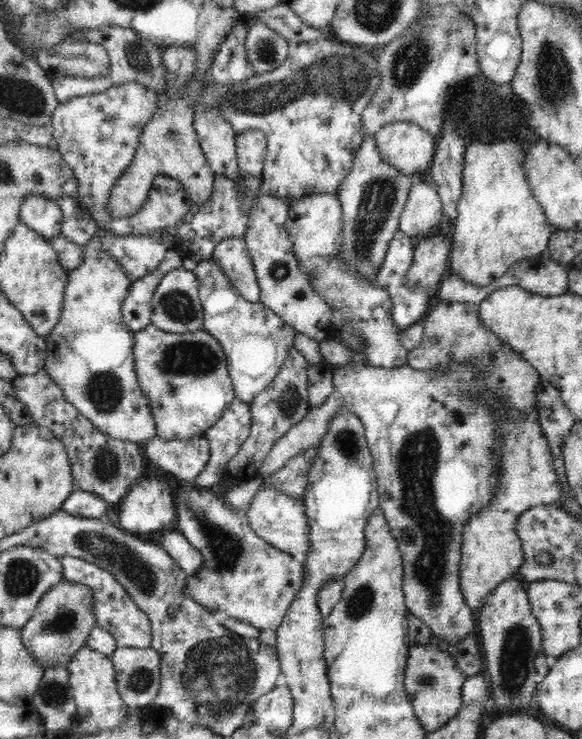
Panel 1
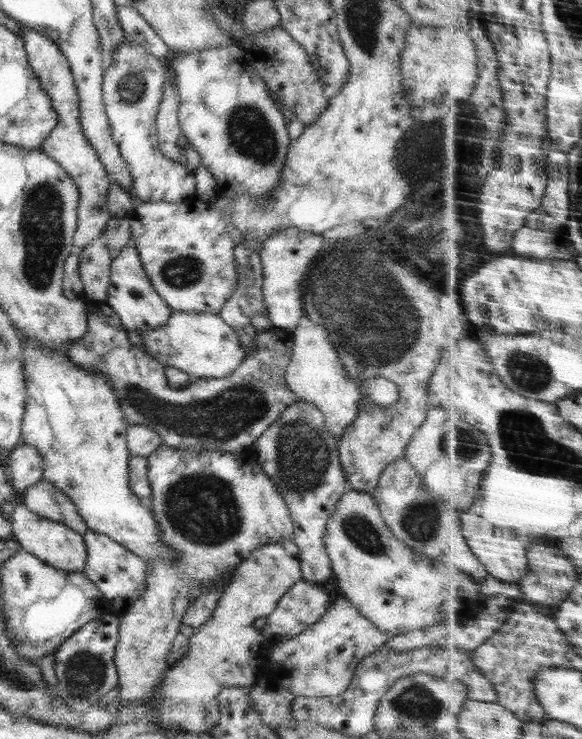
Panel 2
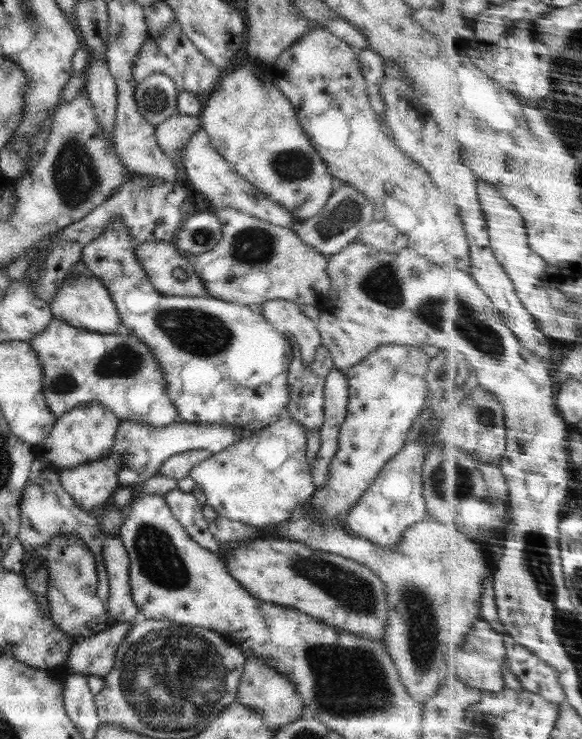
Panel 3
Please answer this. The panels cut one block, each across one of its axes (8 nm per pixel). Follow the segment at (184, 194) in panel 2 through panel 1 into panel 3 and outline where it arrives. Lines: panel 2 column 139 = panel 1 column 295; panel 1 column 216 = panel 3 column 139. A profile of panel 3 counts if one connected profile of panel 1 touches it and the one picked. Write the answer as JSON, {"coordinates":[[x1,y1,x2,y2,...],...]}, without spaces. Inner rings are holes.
{"coordinates":[[160,72,146,76,133,89,138,113,153,126,177,114,176,96,179,89,171,78]]}

